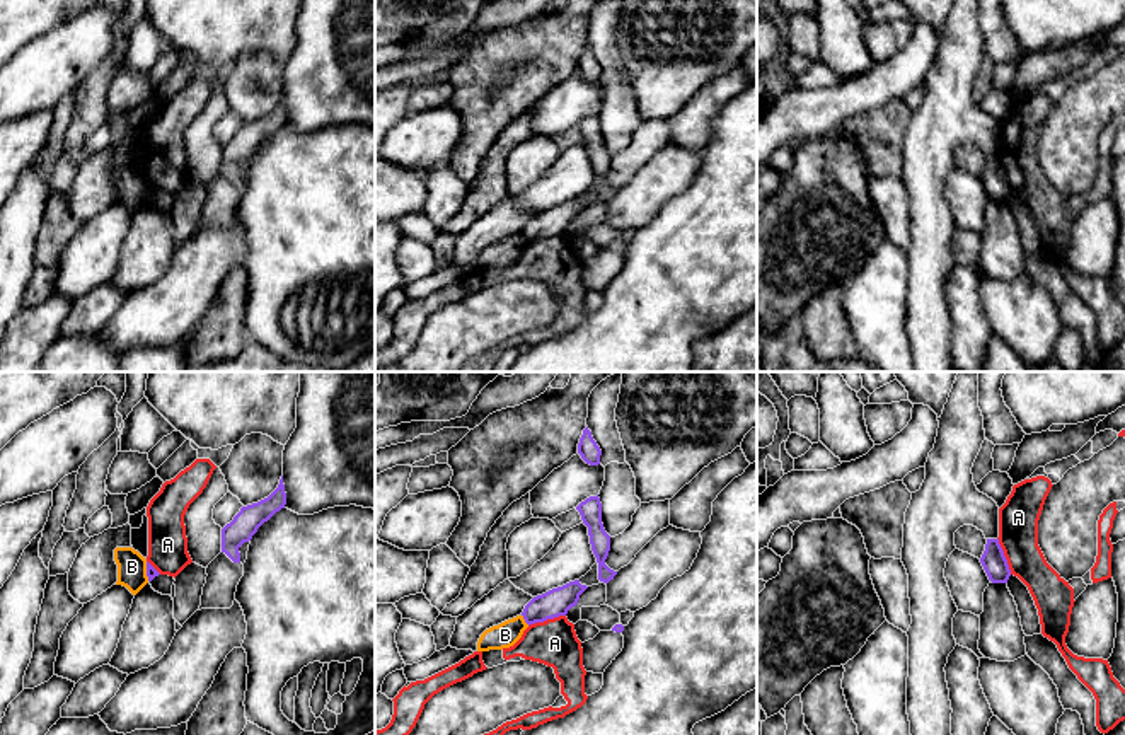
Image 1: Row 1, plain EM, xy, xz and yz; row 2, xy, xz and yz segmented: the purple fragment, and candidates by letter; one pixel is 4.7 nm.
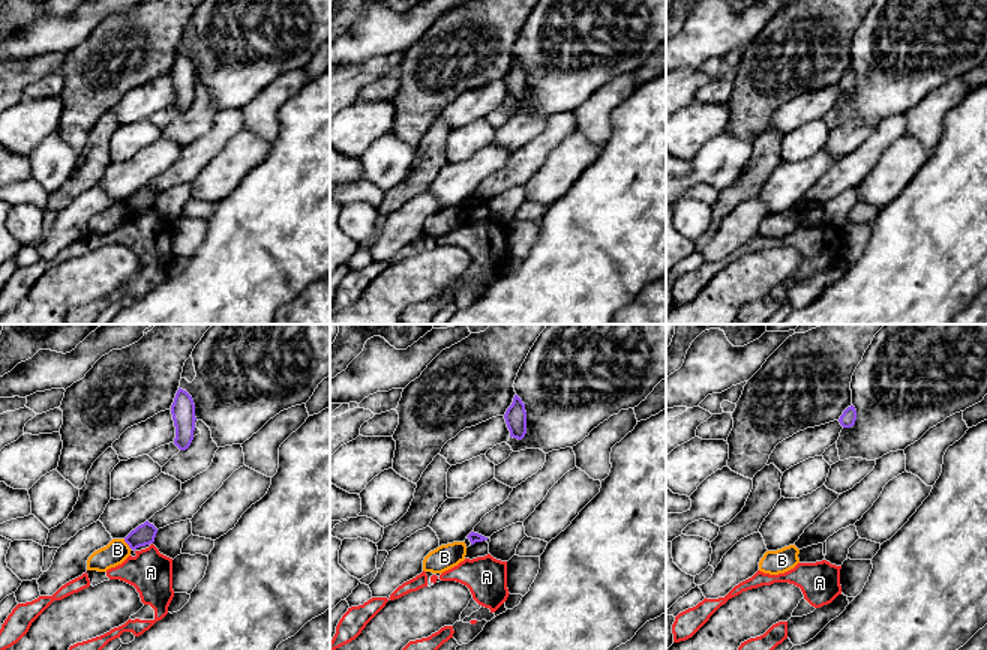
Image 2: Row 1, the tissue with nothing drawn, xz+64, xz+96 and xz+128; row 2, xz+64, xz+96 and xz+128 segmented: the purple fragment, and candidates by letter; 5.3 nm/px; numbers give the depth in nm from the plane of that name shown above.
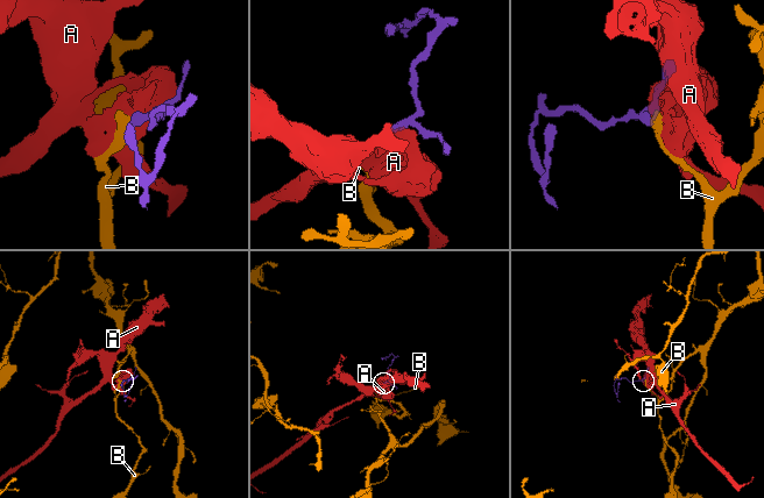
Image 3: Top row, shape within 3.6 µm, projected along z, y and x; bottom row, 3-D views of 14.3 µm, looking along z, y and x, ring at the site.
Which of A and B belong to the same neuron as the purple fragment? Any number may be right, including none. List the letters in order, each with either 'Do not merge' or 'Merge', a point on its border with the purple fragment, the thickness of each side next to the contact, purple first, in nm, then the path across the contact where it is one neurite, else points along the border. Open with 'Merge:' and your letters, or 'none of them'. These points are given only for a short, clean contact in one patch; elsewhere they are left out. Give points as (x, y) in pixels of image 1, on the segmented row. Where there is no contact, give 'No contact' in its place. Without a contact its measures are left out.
Merge: none of them
A: Do not merge. Touches purple at xz (546, 619). Thickness 130 nm (purple) against 220 nm. Boundary: xz (565, 614), (529, 626)
B: Do not merge. Touches purple at xz (524, 618). Thickness 130 nm (purple) against 120 nm. Boundary: xz (522, 614), (529, 625)

